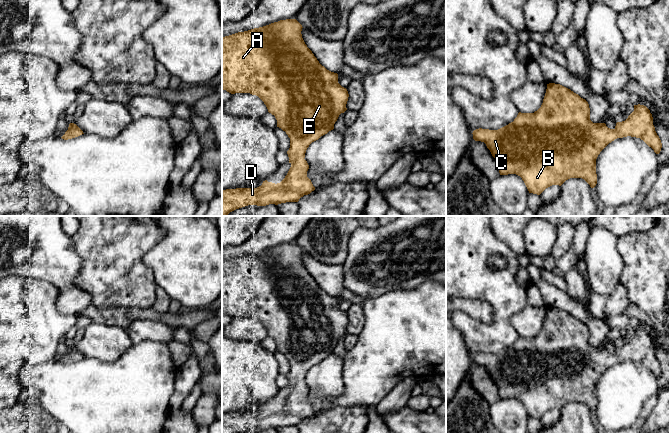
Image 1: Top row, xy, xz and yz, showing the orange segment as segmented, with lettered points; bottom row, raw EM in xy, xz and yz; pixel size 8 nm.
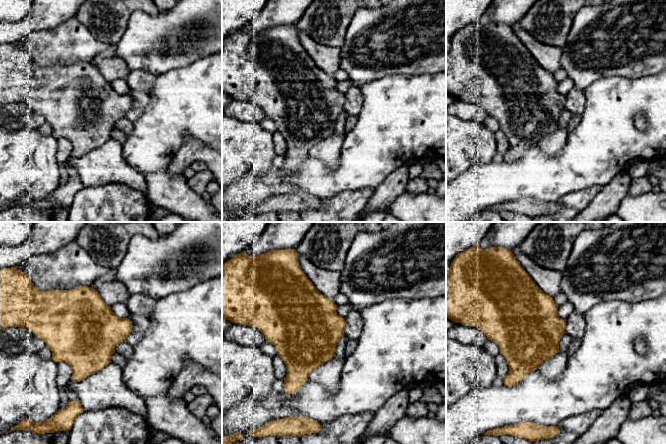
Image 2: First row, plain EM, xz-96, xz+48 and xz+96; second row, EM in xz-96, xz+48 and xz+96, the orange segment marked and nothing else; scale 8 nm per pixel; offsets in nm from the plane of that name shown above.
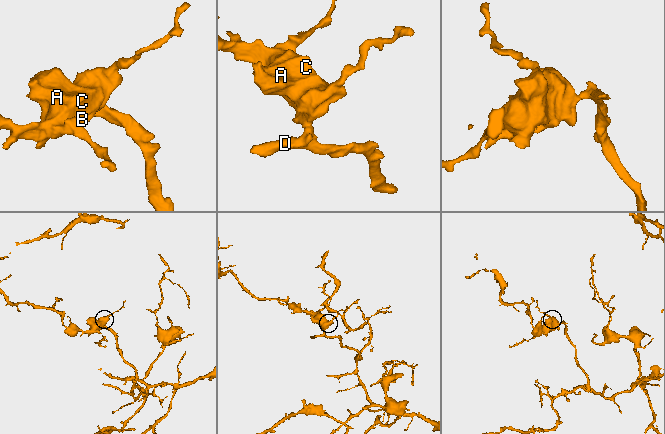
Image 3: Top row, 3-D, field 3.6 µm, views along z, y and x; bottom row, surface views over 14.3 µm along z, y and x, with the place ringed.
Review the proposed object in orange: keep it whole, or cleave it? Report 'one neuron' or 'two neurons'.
one neuron

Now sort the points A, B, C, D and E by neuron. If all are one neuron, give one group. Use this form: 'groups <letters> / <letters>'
groups A B C D E

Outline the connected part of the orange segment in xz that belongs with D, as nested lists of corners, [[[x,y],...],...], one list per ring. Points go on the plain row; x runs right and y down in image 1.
[[[286,243],[271,247],[263,251],[254,252],[248,255],[238,256],[229,260],[222,261],[222,314],[226,314],[231,318],[250,317],[252,319],[258,320],[264,326],[268,333],[268,336],[275,340],[277,344],[277,351],[285,355],[290,362],[290,372],[287,375],[287,378],[289,381],[289,387],[291,388],[287,399],[280,407],[275,408],[265,404],[263,405],[262,409],[257,412],[236,412],[222,414],[222,433],[239,433],[248,429],[266,430],[269,428],[278,429],[286,426],[298,426],[301,421],[308,419],[315,414],[315,411],[313,410],[311,404],[307,401],[309,389],[304,383],[306,374],[312,366],[318,364],[321,360],[334,353],[334,348],[337,345],[339,339],[347,334],[346,328],[349,318],[347,313],[338,307],[338,298],[331,296],[322,290],[312,275],[307,271],[302,262],[302,252],[302,249],[296,243]]]

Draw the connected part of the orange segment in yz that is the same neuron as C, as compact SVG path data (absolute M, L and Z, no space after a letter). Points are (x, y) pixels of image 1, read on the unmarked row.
M555 307L547 308L546 317L541 331L534 337L519 336L513 346L498 353L476 353L473 355L475 365L484 366L495 382L499 390L500 399L516 398L522 402L529 417L540 419L546 412L552 409L561 410L570 402L582 402L591 412L597 408L596 383L600 376L617 362L627 360L640 362L656 378L659 378L662 367L655 355L653 341L650 334L644 329L634 329L634 335L625 345L617 346L614 353L610 353L605 347L593 347L590 344L590 332L588 326L570 313Z

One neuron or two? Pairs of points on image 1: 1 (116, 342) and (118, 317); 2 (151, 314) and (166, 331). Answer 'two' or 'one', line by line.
1: two
2: two

